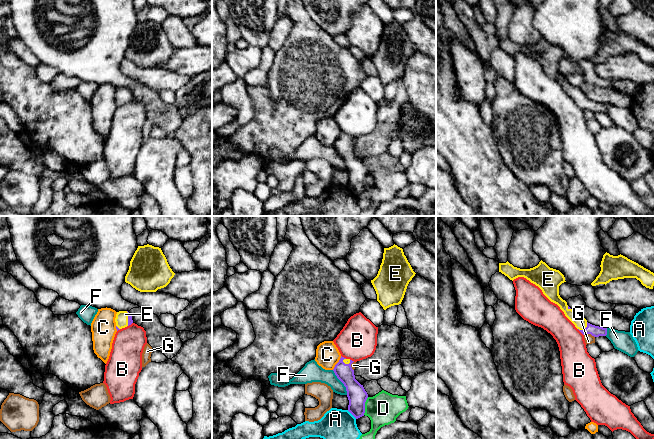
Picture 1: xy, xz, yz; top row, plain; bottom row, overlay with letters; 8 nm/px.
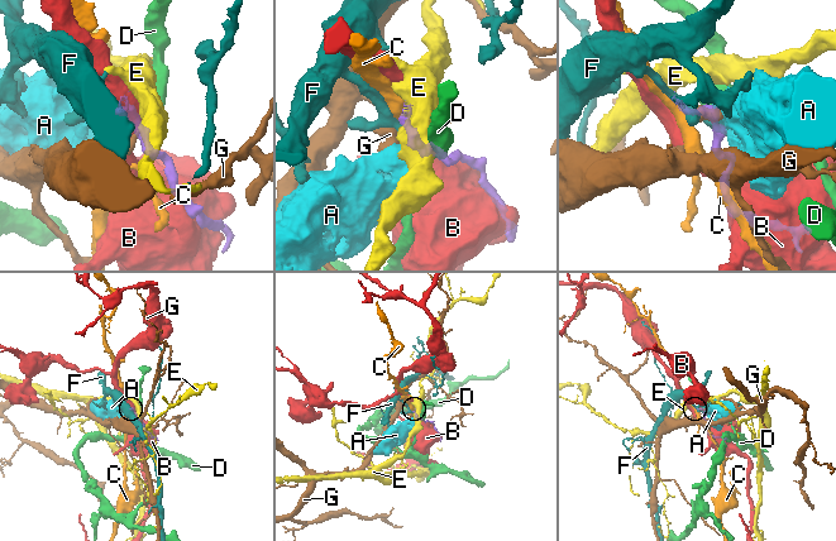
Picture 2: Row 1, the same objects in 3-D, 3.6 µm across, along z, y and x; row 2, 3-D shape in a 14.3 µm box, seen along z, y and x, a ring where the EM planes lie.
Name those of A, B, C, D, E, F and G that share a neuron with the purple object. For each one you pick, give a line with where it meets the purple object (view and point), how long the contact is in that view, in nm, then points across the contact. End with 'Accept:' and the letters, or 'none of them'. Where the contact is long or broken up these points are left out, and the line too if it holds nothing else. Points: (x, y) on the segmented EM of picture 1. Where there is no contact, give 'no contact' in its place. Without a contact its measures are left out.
E: meets purple in yz at (585, 328); contact 100 nm long; runs through yz (596, 331), (585, 328), (575, 317)
Accept: E

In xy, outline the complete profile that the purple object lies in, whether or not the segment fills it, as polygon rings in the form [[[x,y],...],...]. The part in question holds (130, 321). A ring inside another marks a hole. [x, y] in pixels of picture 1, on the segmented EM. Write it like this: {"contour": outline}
{"contour": [[[119,311],[115,318],[117,331],[133,323],[132,316],[128,311]]]}

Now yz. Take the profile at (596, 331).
{"contour": [[[542,260],[537,266],[530,269],[514,267],[508,261],[506,263],[499,263],[499,272],[507,276],[512,281],[518,277],[524,277],[531,283],[538,286],[551,302],[560,307],[565,316],[583,335],[591,334],[594,337],[607,335],[607,328],[588,323],[579,311],[572,310],[567,305],[567,302],[560,297],[559,286],[566,282],[565,277],[559,270],[550,268]]]}

